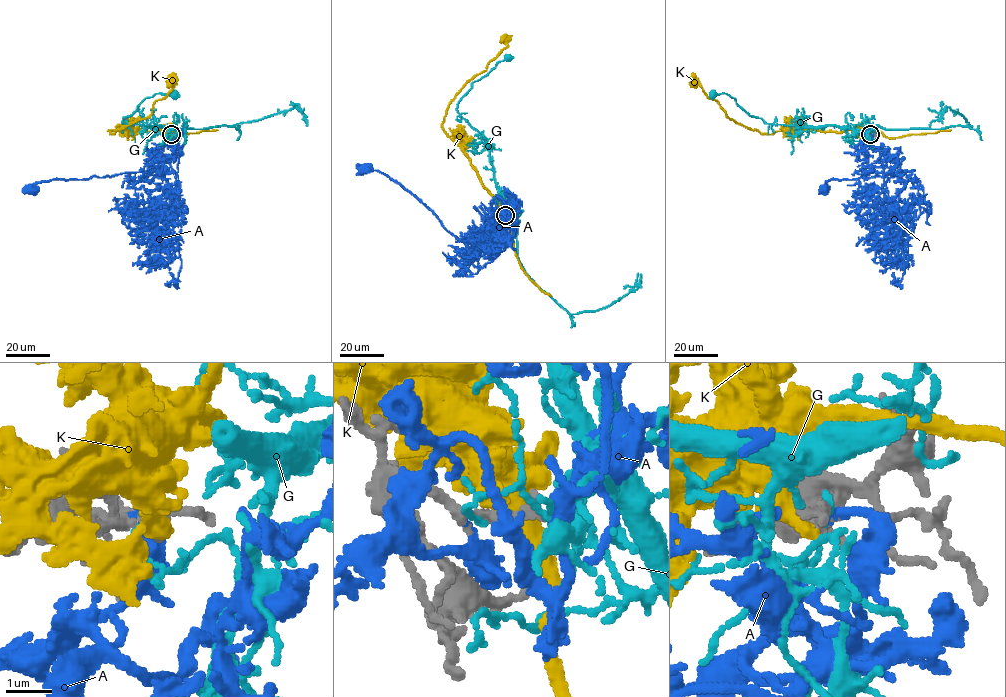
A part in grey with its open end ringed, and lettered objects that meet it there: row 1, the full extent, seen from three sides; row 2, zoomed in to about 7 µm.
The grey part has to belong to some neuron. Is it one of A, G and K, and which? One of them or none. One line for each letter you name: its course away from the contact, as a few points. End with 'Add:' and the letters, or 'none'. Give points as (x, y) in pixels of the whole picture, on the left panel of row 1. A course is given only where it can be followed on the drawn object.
A: it runs (171, 134), (169, 140), (180, 148), (179, 200), (159, 170), (53, 179), (36, 182), (30, 189)
Add: A

